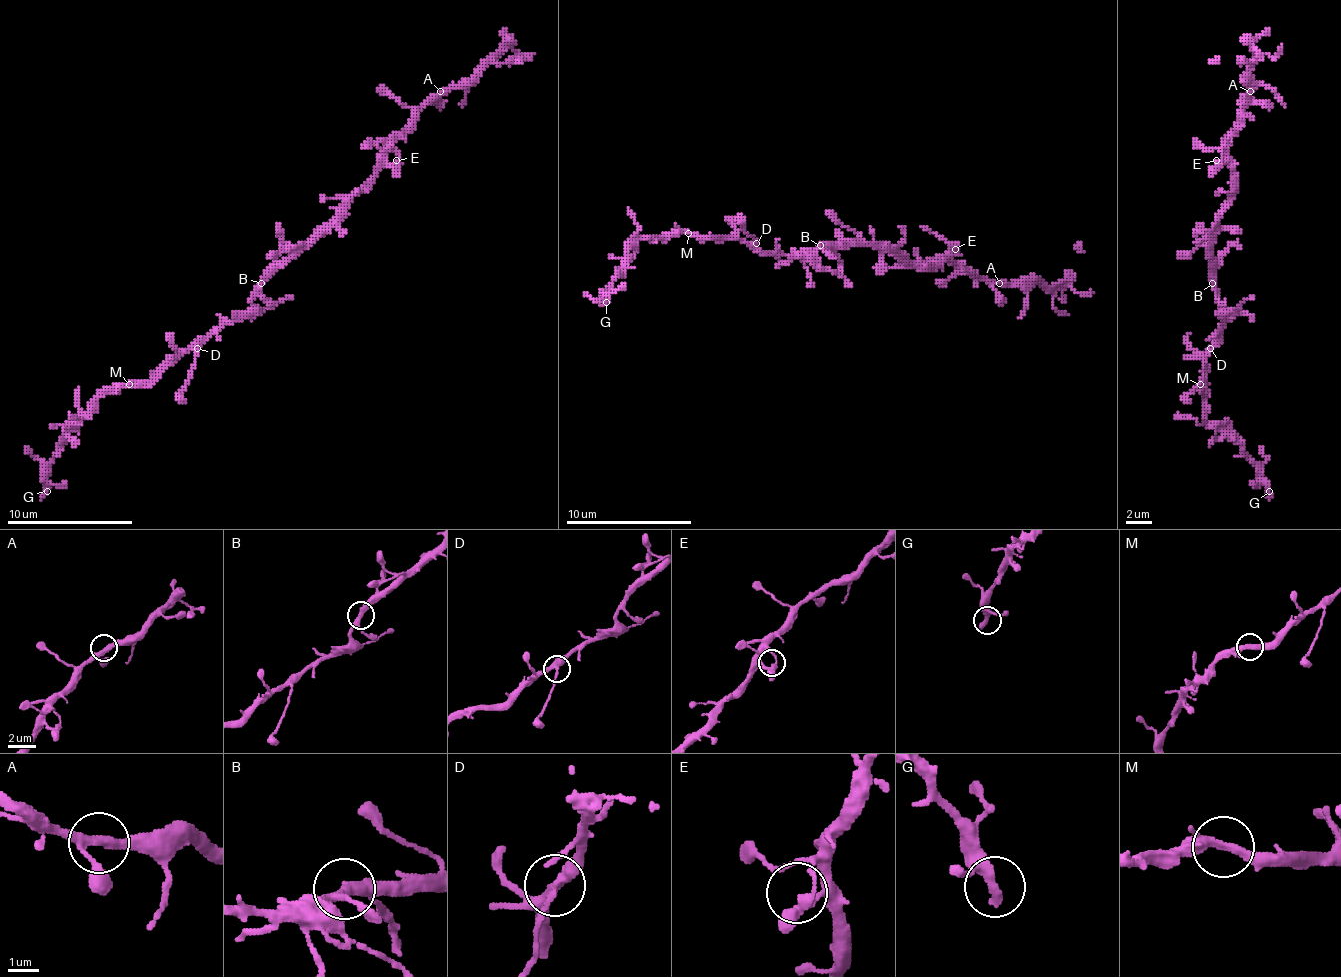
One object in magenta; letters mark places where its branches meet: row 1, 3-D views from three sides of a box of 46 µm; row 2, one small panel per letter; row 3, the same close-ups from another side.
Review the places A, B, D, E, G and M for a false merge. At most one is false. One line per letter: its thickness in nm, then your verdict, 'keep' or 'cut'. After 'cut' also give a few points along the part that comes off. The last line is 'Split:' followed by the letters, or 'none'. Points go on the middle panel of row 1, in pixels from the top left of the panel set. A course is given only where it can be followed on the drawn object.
A: calibre 280 nm; keep
B: calibre 280 nm; keep
D: calibre 280 nm; cut; course (757, 242), (738, 217)
E: calibre 280 nm; keep
G: calibre 340 nm; keep
M: calibre 280 nm; keep
Split: D

